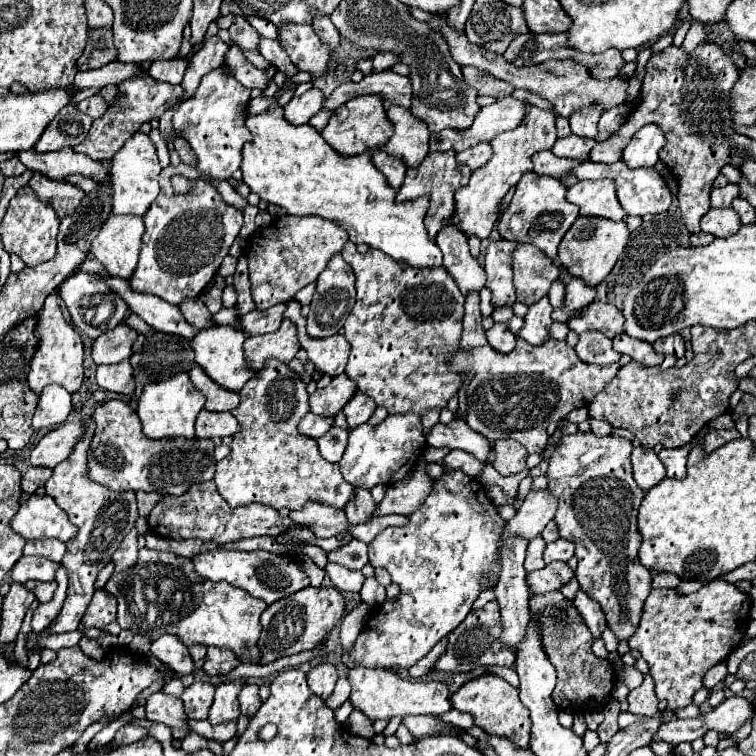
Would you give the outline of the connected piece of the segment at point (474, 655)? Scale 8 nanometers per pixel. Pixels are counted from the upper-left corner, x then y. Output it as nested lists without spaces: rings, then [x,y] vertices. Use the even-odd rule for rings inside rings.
[[[489,601],[483,609],[471,611],[465,617],[465,621],[457,629],[453,629],[449,633],[447,653],[435,663],[435,669],[455,673],[455,671],[471,671],[471,669],[481,667],[481,665],[505,665],[505,667],[513,667],[515,653],[513,653],[513,649],[501,645],[499,635],[501,635],[499,605],[497,605],[497,601]]]

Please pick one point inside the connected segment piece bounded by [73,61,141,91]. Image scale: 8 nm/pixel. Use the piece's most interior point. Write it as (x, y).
(114, 72)

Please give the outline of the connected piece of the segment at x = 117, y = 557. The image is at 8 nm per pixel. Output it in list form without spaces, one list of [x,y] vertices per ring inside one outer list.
[[[131,529],[129,535],[121,541],[119,549],[113,553],[113,573],[119,573],[123,569],[133,567],[133,563],[137,561],[137,531]]]

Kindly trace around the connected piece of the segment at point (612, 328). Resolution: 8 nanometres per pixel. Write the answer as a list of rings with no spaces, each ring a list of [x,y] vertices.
[[[593,301],[591,305],[587,305],[583,311],[577,311],[569,321],[569,329],[573,329],[575,333],[585,333],[585,331],[601,331],[607,337],[613,337],[617,333],[623,333],[623,313],[609,305],[609,303],[599,303]]]

